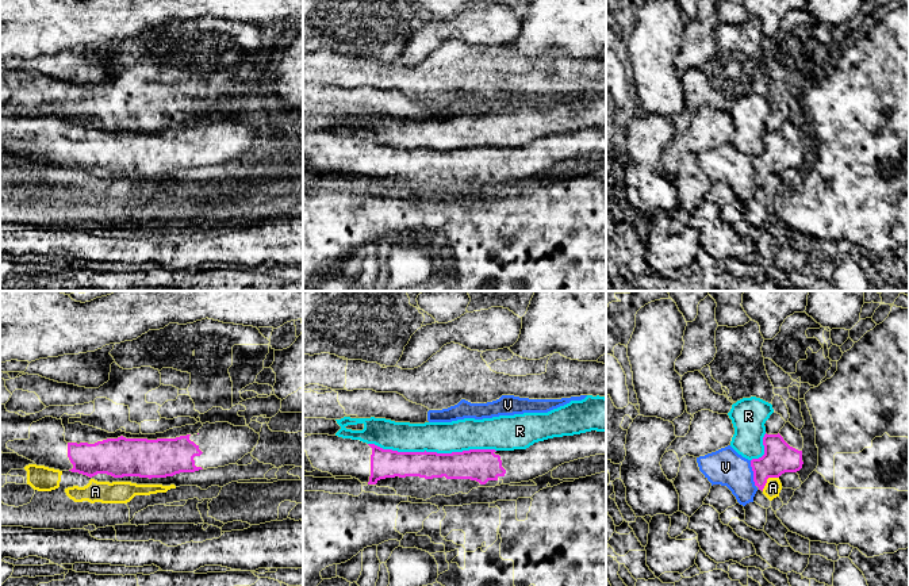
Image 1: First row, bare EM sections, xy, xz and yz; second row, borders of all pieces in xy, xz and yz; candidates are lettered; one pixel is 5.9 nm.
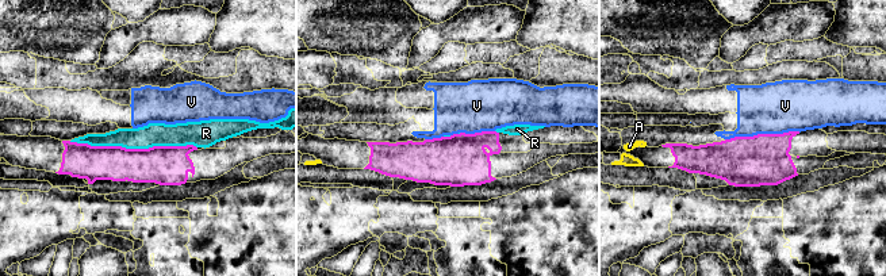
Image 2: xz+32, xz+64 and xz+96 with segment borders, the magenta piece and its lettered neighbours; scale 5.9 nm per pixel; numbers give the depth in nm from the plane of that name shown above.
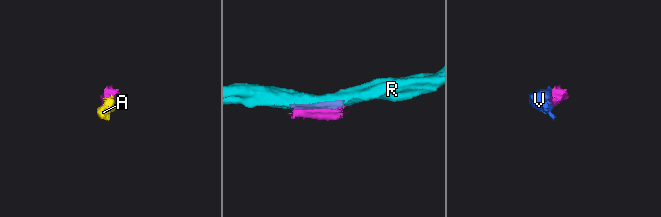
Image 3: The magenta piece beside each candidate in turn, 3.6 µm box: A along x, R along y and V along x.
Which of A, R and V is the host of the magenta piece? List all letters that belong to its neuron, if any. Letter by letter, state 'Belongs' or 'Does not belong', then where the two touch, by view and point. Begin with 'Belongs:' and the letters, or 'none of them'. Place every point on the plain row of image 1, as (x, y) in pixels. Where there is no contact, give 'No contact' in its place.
Belongs: none of them
A: Does not belong. Touches magenta at yz (767, 175)
R: Does not belong. Touches magenta at xz (432, 149)
V: Does not belong. Touches magenta at yz (754, 171)

